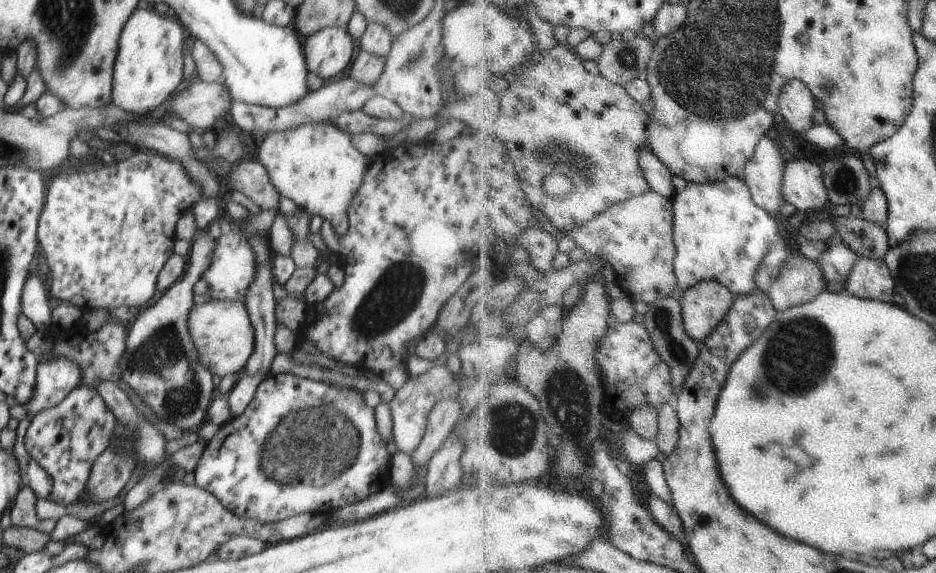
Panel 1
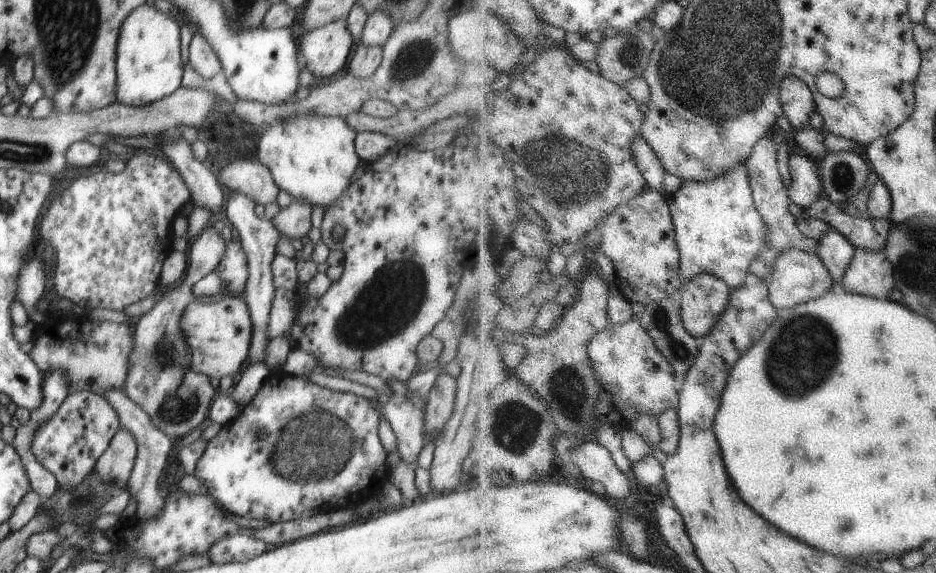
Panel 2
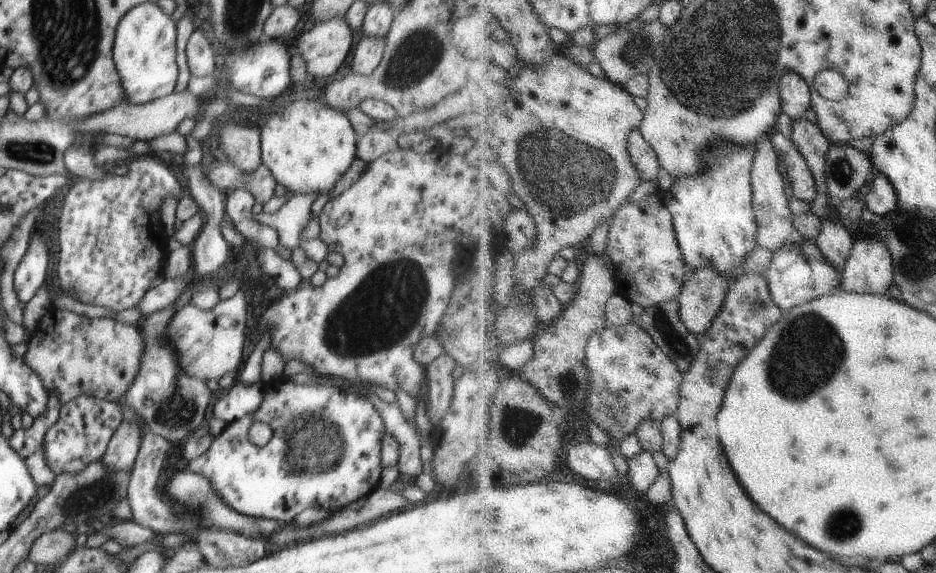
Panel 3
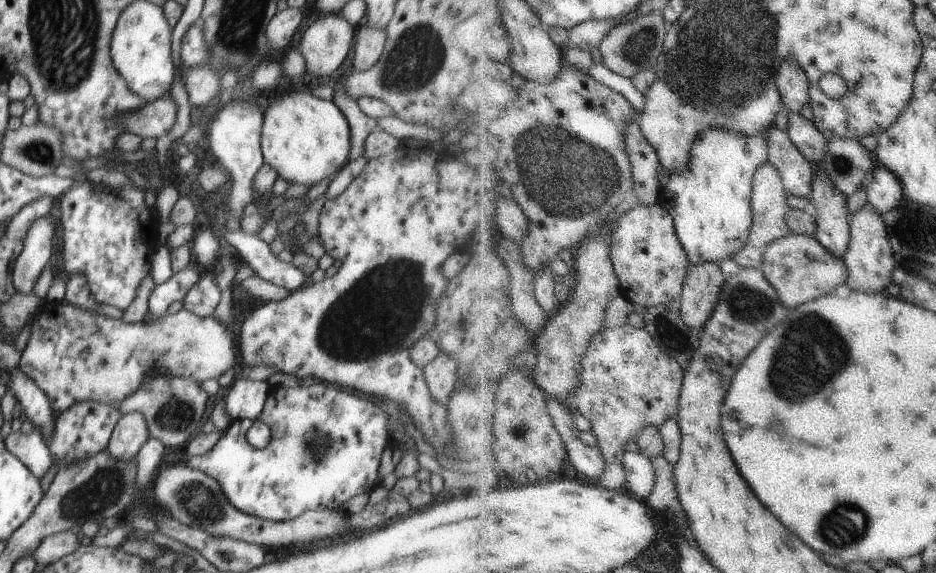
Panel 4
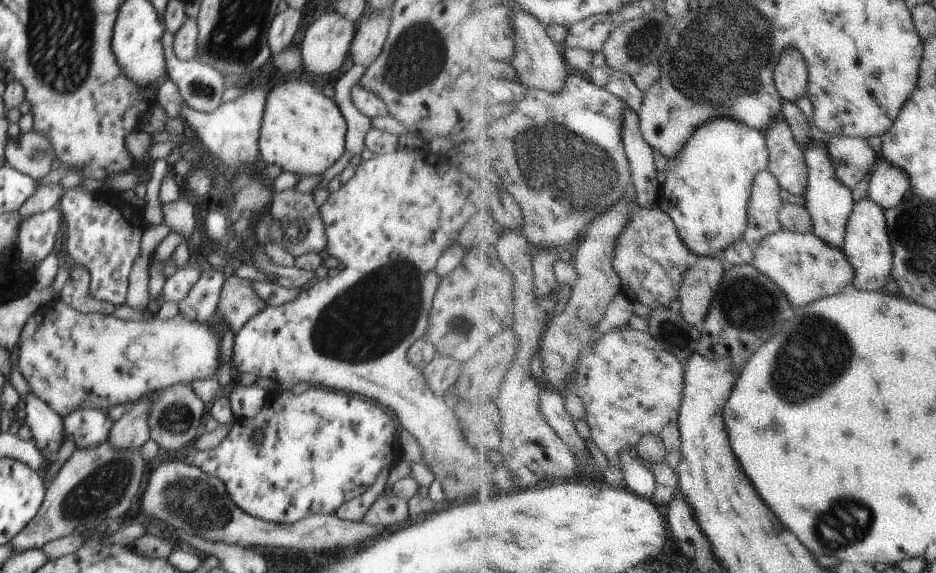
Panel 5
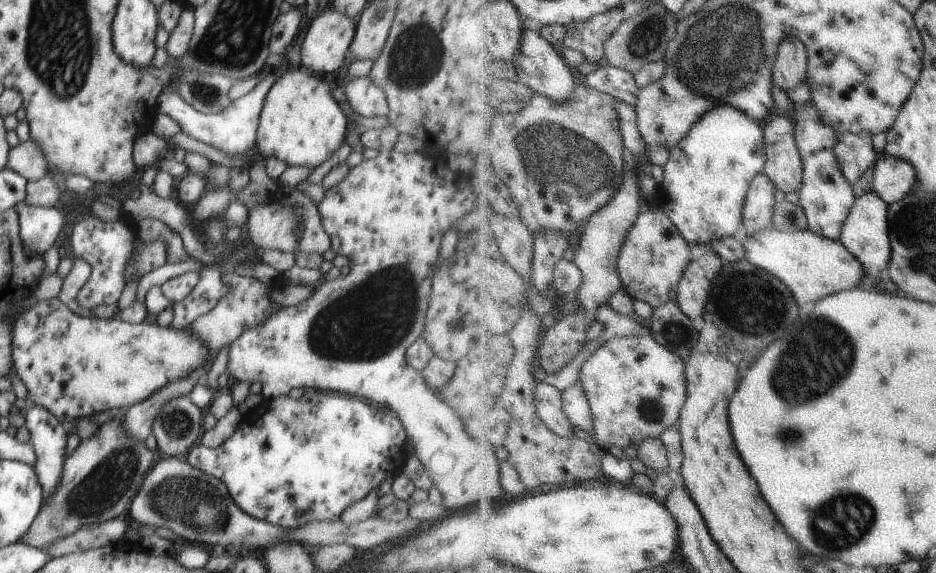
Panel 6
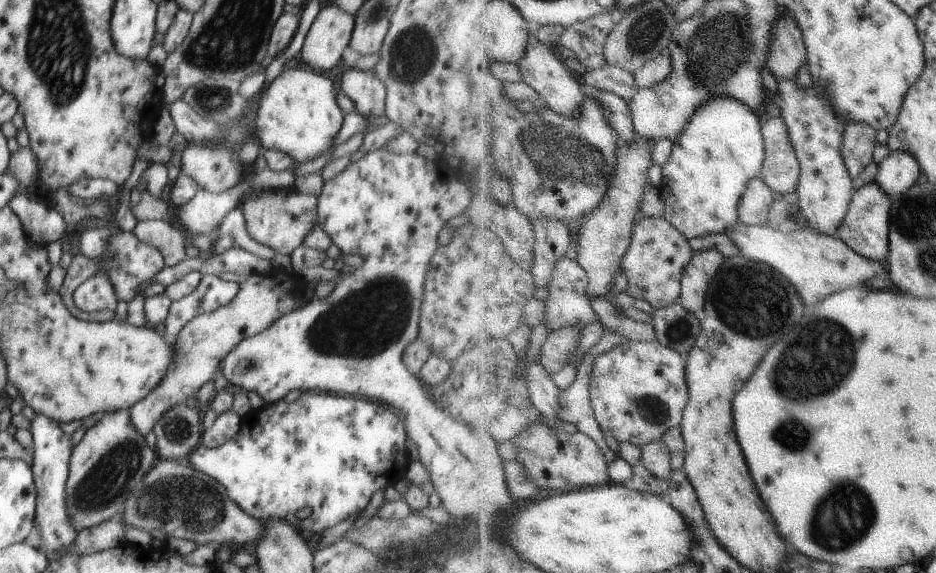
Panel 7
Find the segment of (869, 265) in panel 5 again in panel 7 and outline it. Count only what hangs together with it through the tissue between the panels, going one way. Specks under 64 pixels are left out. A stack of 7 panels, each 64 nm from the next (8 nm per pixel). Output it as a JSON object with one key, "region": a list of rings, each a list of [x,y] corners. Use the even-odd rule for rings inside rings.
{"region":[[[878,182],[868,183],[854,195],[849,214],[838,230],[838,237],[844,239],[854,250],[875,261],[888,263],[891,253],[890,226],[892,226],[894,198]]]}

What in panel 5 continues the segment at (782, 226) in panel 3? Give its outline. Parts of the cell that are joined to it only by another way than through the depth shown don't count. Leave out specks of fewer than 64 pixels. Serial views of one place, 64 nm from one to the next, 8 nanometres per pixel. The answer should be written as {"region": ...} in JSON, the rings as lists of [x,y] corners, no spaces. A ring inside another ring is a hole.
{"region":[[[769,169],[758,174],[749,206],[749,229],[744,236],[750,246],[759,245],[768,235],[784,230],[779,214],[786,202],[780,179]]]}

